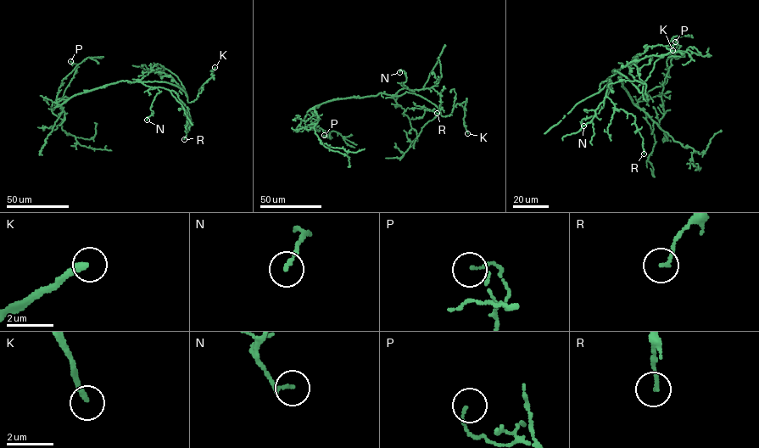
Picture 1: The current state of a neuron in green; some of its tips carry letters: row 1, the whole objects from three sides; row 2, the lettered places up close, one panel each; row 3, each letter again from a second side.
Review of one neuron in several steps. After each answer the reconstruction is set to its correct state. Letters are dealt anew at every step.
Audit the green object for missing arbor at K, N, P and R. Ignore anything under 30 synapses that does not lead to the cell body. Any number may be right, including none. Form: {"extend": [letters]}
{"extend": ["K"]}

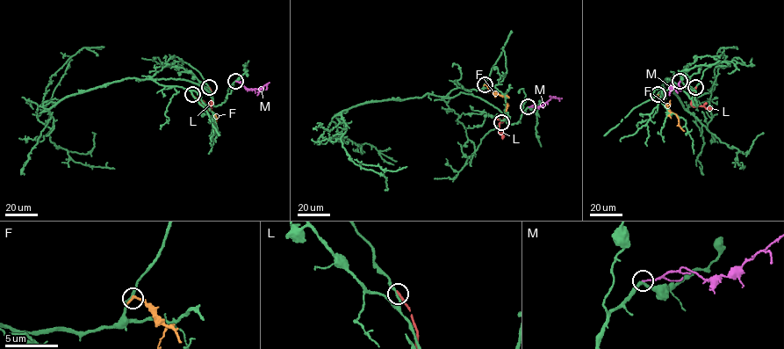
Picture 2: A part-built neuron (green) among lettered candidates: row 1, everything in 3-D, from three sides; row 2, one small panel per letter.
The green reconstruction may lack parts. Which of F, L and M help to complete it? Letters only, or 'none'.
none

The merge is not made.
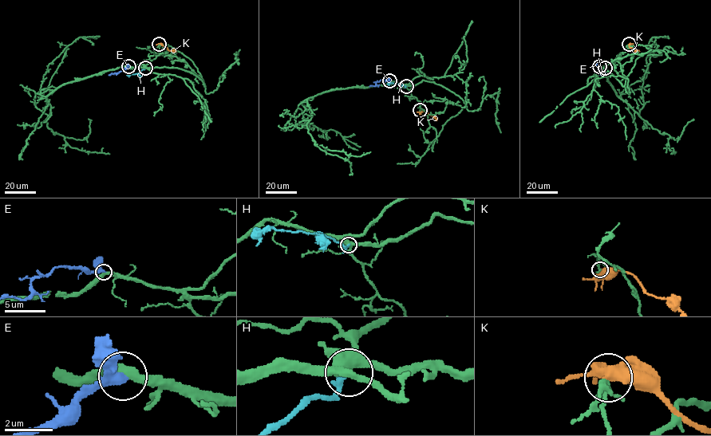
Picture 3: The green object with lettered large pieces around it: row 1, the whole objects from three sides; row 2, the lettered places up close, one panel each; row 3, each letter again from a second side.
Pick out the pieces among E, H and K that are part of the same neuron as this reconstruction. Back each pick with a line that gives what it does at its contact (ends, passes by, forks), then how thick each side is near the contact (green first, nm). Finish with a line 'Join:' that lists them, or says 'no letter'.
Join: no letter

